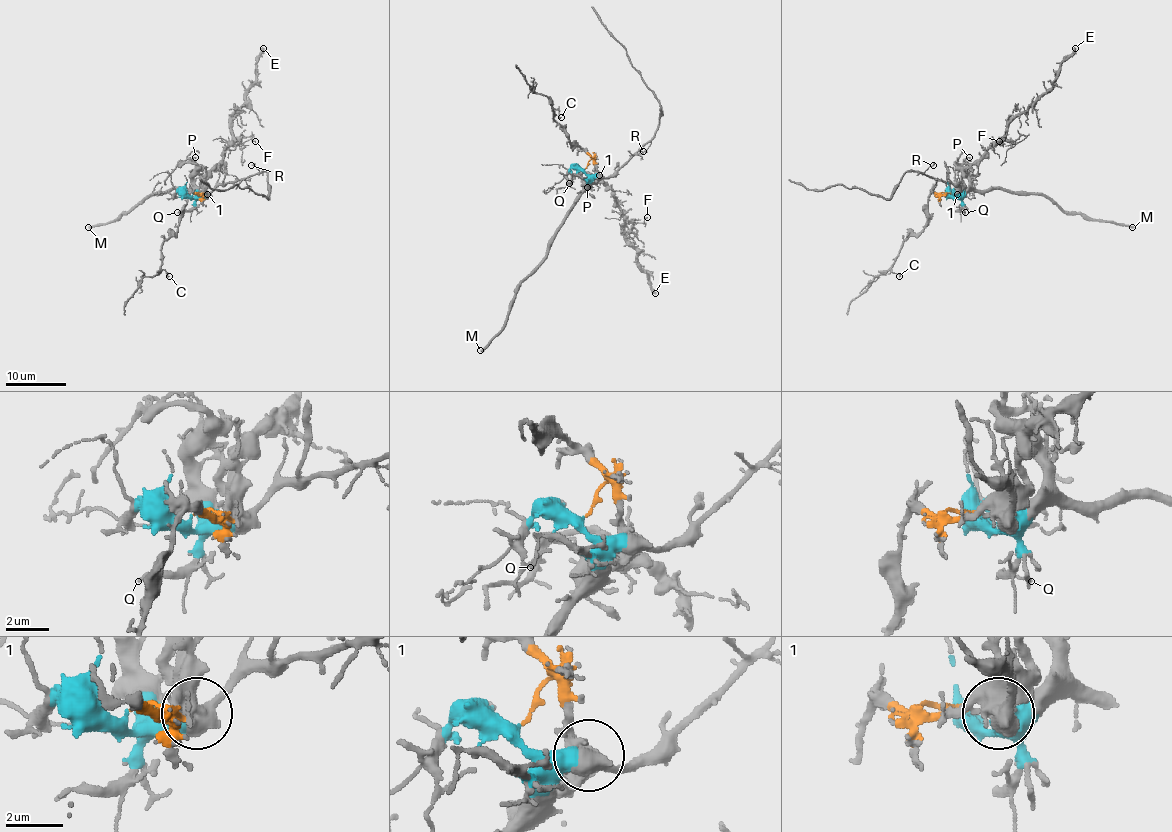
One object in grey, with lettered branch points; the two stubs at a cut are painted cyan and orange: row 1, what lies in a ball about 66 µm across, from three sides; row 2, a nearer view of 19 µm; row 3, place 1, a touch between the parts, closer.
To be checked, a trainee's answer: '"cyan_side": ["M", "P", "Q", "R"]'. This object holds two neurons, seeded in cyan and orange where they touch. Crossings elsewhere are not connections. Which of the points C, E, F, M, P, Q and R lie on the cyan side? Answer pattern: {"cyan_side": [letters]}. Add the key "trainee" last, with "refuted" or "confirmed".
{"cyan_side": ["M", "P", "Q", "R"], "trainee": "confirmed"}

